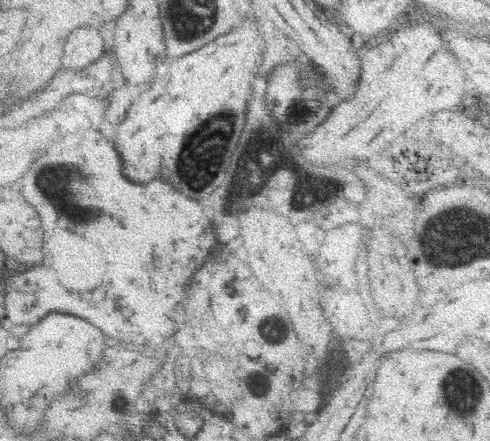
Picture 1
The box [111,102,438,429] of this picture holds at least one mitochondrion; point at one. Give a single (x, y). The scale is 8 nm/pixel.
(204, 149)

